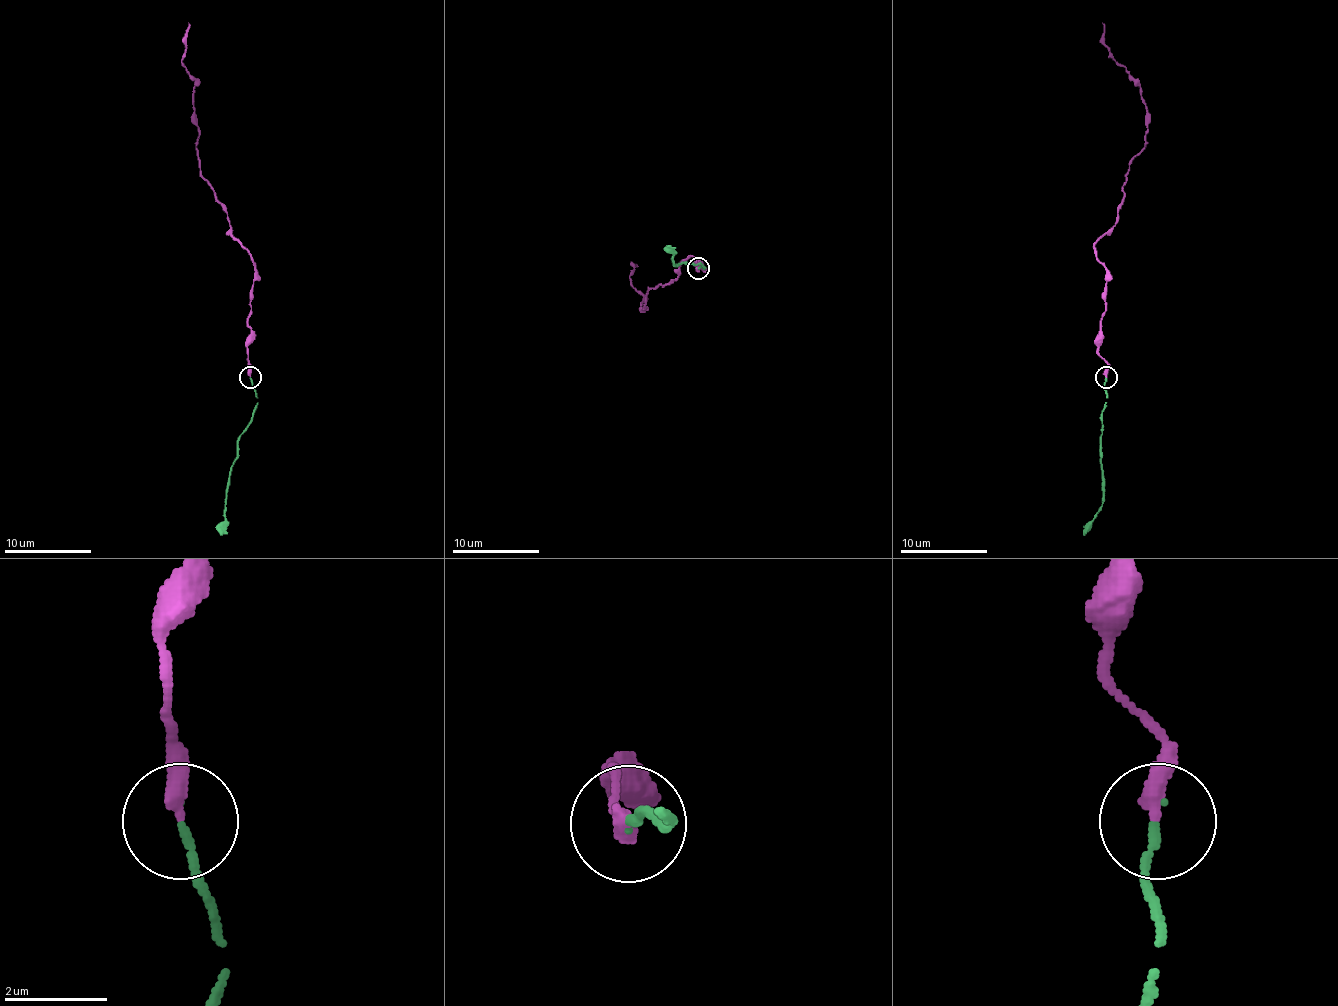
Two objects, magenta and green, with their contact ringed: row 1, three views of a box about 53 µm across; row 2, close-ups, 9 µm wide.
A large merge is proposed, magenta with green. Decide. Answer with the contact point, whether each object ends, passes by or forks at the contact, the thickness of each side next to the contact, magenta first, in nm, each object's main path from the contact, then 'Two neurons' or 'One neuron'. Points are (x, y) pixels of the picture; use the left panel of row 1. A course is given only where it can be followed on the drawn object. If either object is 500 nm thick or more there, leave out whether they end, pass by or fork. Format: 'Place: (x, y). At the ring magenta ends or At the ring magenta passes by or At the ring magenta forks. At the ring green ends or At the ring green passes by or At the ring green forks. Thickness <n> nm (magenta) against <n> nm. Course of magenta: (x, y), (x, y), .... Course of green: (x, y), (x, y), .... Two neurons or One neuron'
Place: (250, 377). At the ring magenta ends. At the ring green ends. Thickness 320 nm (magenta) against 160 nm. Course of magenta: (250, 377), (246, 338), (255, 267), (233, 236), (226, 208), (200, 173), (194, 77), (181, 60), (187, 23). Course of green: (250, 377), (257, 408), (253, 412), (253, 421), (240, 436), (224, 530), (220, 534). One neuron

